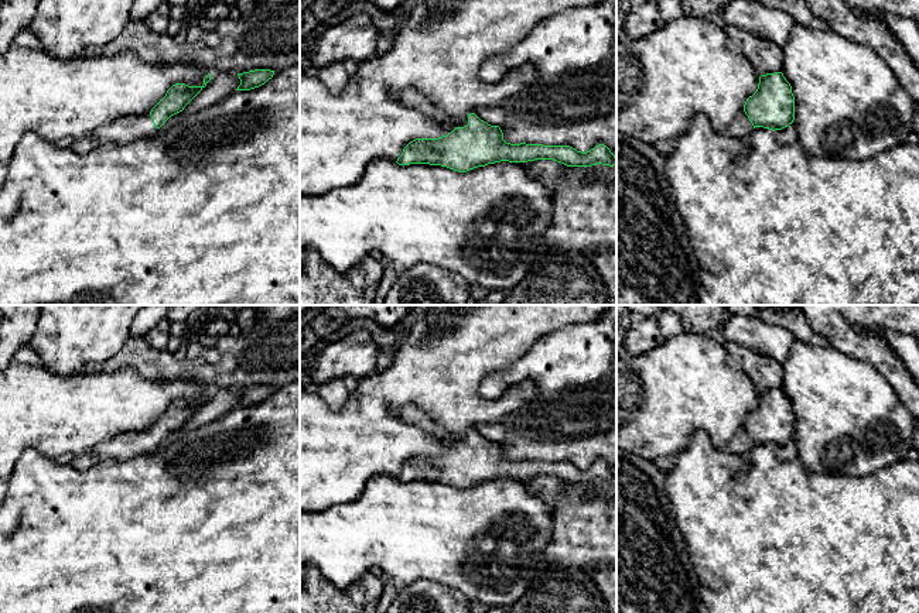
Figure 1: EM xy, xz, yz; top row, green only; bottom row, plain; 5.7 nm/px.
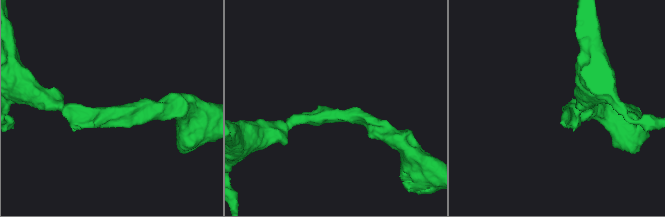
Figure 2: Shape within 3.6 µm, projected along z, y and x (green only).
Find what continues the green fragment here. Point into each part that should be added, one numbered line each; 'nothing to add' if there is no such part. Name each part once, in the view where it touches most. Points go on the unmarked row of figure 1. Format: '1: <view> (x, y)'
1: xz (412, 414)

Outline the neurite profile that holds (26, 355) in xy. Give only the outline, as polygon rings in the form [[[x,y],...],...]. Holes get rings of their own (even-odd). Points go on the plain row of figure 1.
[[[28,346],[20,347],[13,356],[13,363],[35,364],[47,367],[45,362]]]

